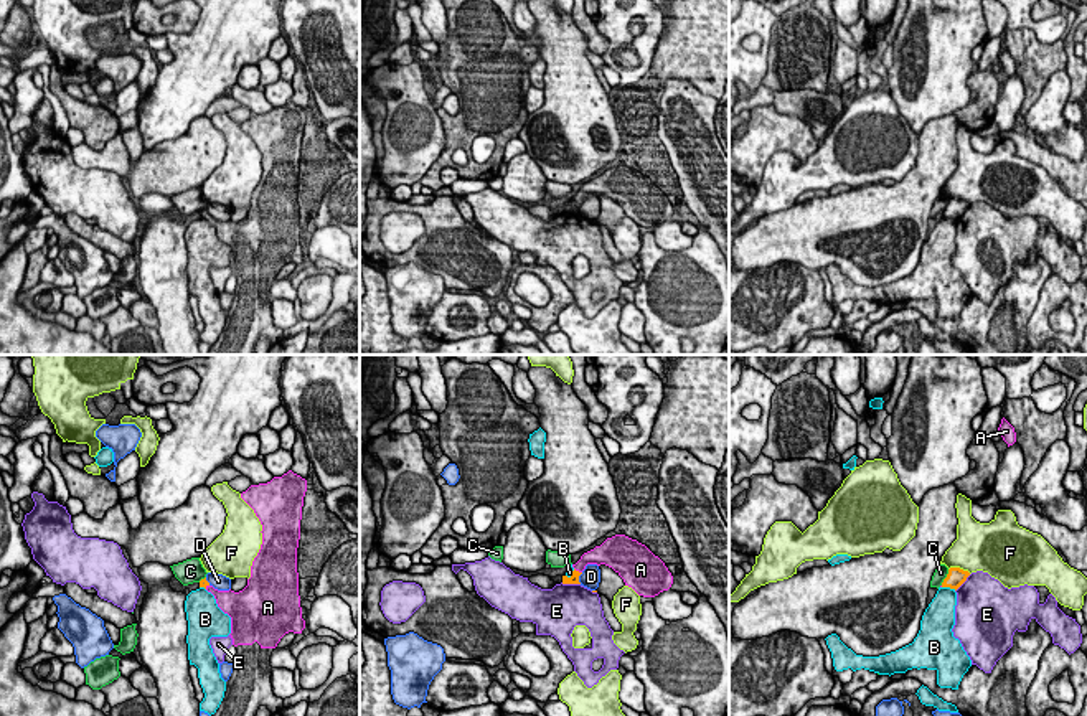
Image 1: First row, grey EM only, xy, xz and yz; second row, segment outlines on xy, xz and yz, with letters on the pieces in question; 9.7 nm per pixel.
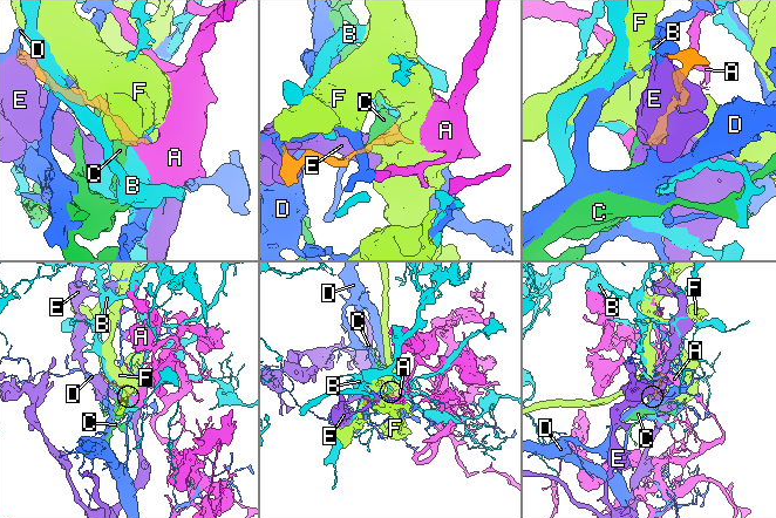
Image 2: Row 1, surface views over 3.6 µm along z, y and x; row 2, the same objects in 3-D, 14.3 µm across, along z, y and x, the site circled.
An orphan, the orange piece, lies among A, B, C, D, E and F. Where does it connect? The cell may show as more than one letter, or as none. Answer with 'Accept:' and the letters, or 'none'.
Accept: A

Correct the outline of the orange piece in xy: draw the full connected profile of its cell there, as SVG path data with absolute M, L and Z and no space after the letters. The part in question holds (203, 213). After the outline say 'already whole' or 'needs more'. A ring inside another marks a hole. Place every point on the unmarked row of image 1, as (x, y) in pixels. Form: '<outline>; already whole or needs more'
M289 101L267 114L251 115L241 129L254 140L262 155L262 175L251 196L247 216L239 221L218 221L206 208L200 211L216 229L218 238L231 247L231 269L236 277L234 299L226 312L224 328L211 345L208 355L252 355L261 337L272 345L284 338L284 330L272 322L271 285L280 269L289 264L302 264L302 249L297 203L297 178L300 170L300 150L307 111Z; needs more

